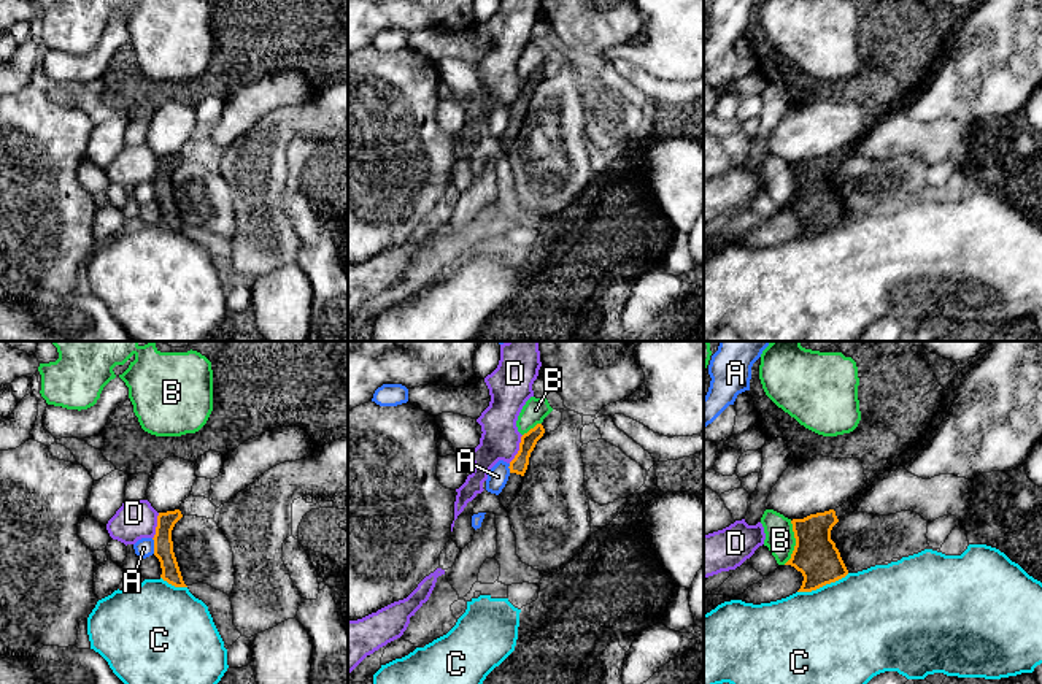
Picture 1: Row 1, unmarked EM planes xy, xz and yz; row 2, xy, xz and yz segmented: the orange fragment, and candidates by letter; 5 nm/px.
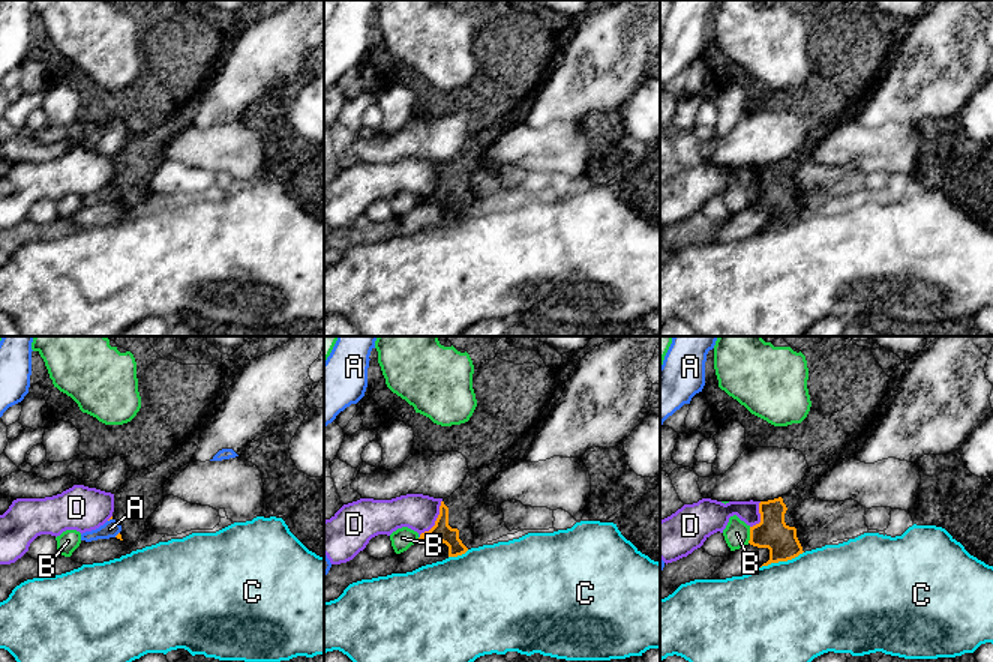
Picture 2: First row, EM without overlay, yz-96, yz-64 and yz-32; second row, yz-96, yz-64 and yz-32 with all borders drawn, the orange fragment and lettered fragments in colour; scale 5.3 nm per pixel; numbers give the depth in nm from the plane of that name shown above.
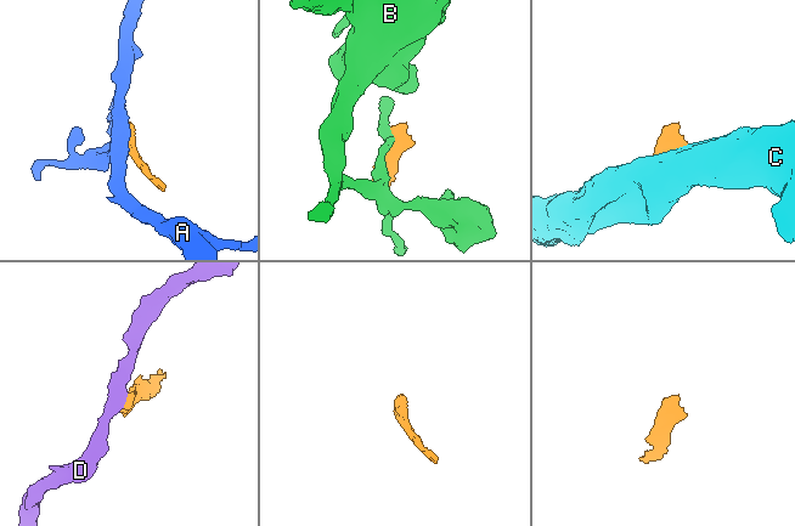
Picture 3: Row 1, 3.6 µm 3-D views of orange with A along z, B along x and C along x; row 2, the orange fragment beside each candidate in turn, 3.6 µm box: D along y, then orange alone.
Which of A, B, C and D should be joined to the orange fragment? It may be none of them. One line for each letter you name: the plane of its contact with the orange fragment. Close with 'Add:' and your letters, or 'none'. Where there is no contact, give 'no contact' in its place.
Add: none

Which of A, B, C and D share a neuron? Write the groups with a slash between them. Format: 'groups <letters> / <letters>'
groups A / B / C / D

